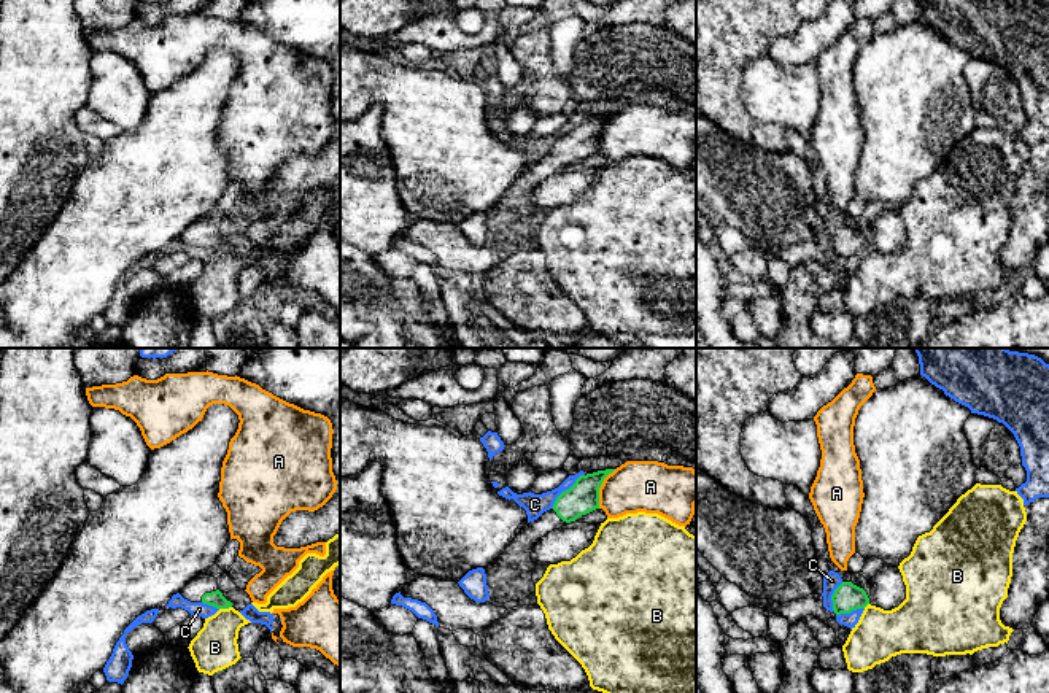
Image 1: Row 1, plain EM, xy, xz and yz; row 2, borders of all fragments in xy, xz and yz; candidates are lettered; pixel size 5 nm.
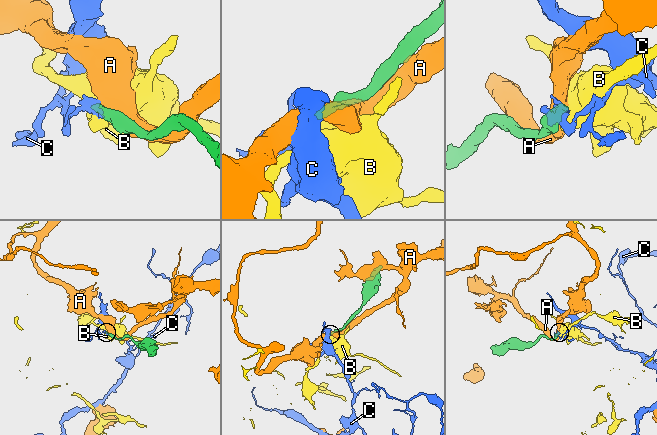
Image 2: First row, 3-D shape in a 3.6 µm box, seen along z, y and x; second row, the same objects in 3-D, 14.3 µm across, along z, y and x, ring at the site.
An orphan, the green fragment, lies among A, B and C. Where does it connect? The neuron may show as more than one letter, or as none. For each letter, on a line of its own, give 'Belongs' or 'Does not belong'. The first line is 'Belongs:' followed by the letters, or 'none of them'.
Belongs: none of them
A: Does not belong
B: Does not belong
C: Does not belong

